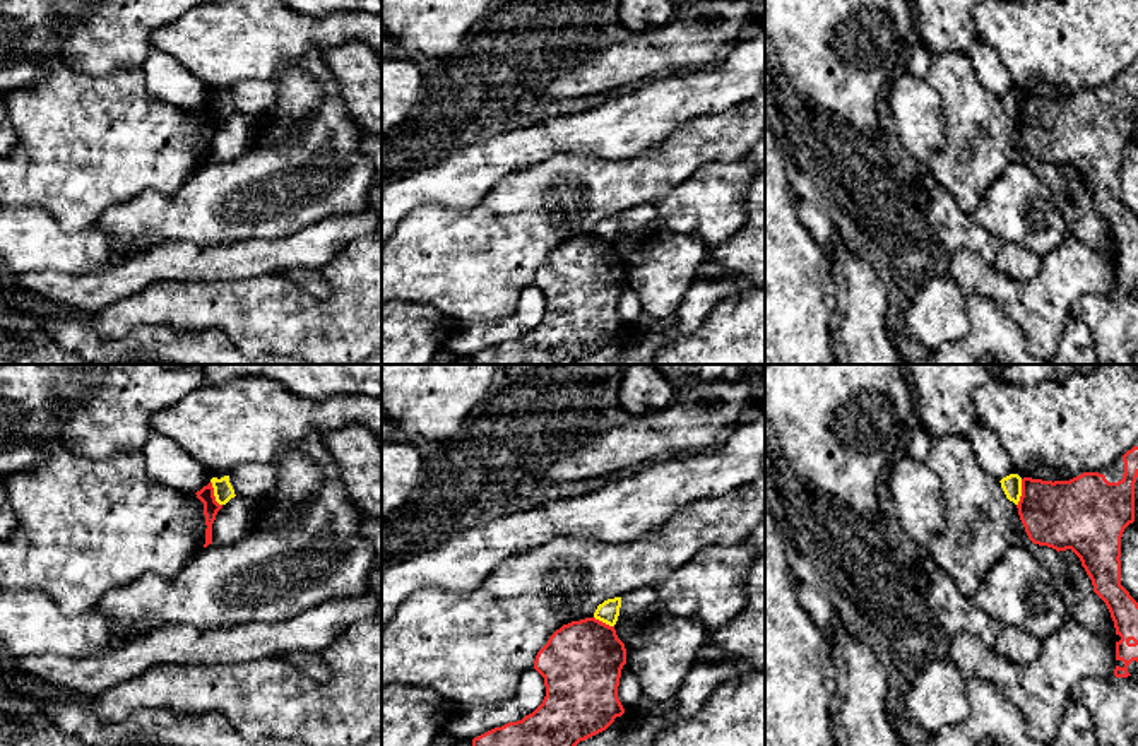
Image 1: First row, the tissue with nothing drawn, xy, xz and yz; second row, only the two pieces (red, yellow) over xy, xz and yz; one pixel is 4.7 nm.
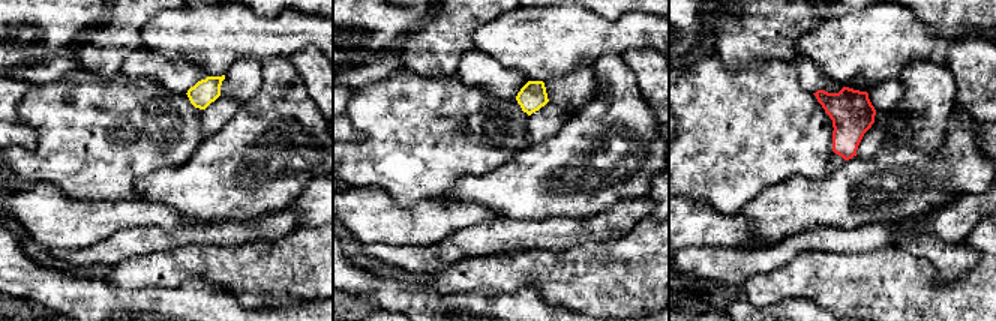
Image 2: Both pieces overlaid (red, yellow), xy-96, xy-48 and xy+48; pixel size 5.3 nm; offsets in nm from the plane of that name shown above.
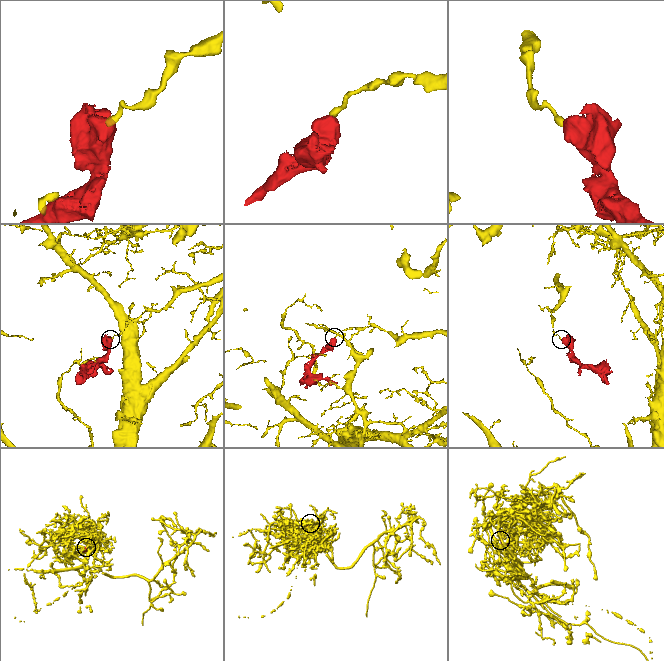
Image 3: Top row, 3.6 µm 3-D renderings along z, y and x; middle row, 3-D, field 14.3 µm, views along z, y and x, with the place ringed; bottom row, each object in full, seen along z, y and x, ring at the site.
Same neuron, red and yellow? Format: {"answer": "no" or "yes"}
{"answer": "no"}

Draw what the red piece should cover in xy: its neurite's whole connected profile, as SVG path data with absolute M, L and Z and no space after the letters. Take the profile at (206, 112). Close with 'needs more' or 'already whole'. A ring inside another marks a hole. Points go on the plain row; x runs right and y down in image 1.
M212 99L204 103L195 111L204 120L204 132L205 132L205 142L207 142L204 164L207 164L209 161L212 161L212 140L216 137L217 128L222 125L222 121L216 118Z | already whole

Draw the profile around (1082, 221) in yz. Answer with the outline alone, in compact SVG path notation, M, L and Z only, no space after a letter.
M1059 168L1070 192L1070 200L1061 212L1068 236L1075 236L1090 250L1116 265L1116 245L1105 219L1094 209L1094 202L1080 175L1071 168Z

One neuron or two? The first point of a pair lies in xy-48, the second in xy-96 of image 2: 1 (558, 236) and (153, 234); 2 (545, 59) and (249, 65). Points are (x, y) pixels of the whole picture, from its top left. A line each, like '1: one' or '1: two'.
1: one
2: two

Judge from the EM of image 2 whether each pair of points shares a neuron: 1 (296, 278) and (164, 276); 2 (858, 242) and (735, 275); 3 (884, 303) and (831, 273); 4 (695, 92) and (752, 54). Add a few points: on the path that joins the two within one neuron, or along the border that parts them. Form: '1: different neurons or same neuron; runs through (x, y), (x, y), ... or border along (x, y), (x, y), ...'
1: same neuron; runs through (263, 272), (231, 267), (197, 267)
2: same neuron; runs through (828, 240), (804, 240), (777, 255), (765, 258)
3: same neuron; runs through (870, 293), (863, 285), (845, 282)
4: different neurons; border along (714, 54), (723, 65), (758, 66), (770, 62)

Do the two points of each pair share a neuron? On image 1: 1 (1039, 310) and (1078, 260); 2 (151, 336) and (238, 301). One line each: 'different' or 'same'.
1: same
2: different

